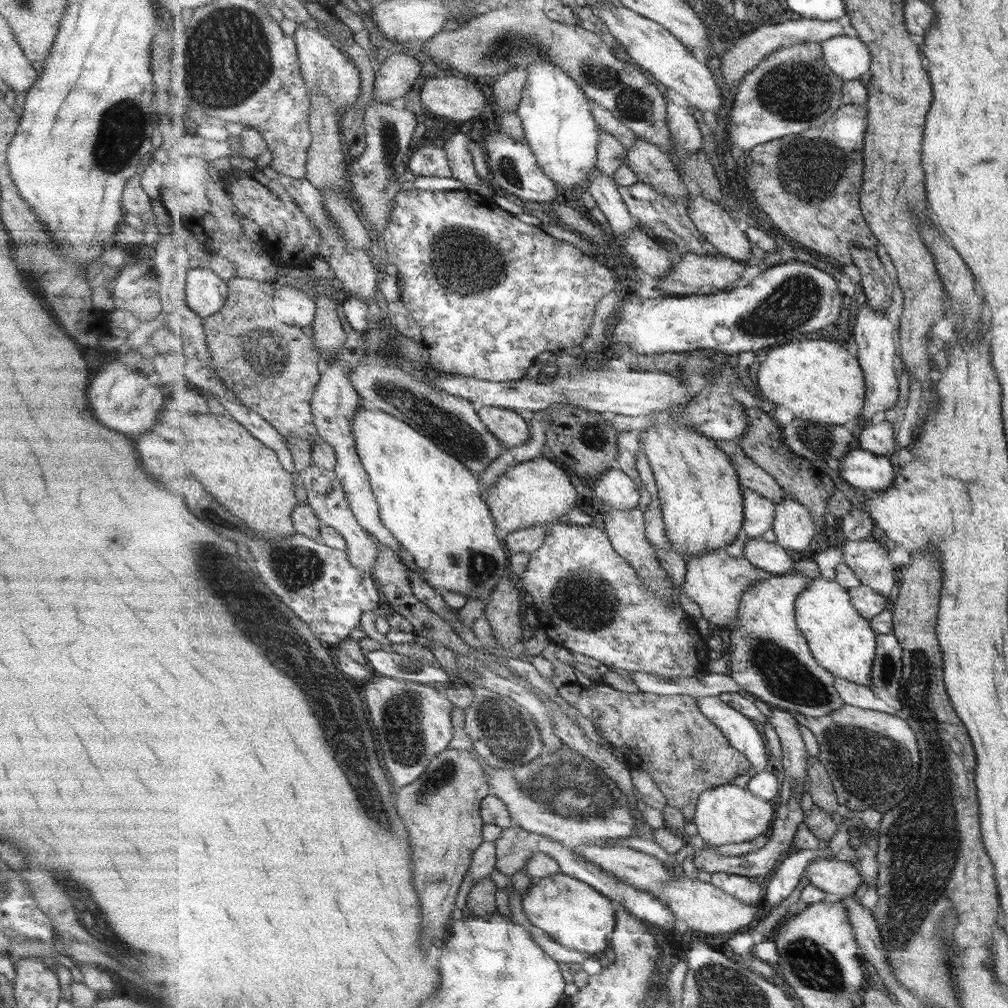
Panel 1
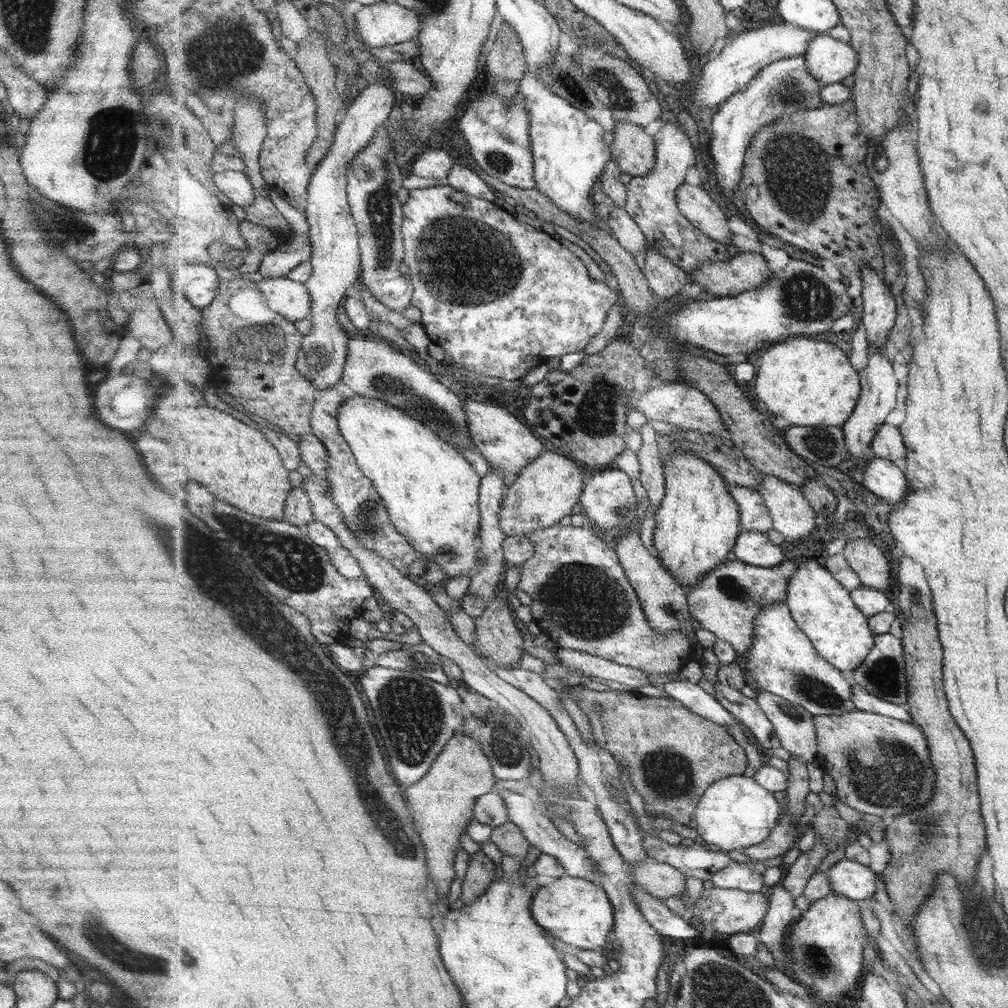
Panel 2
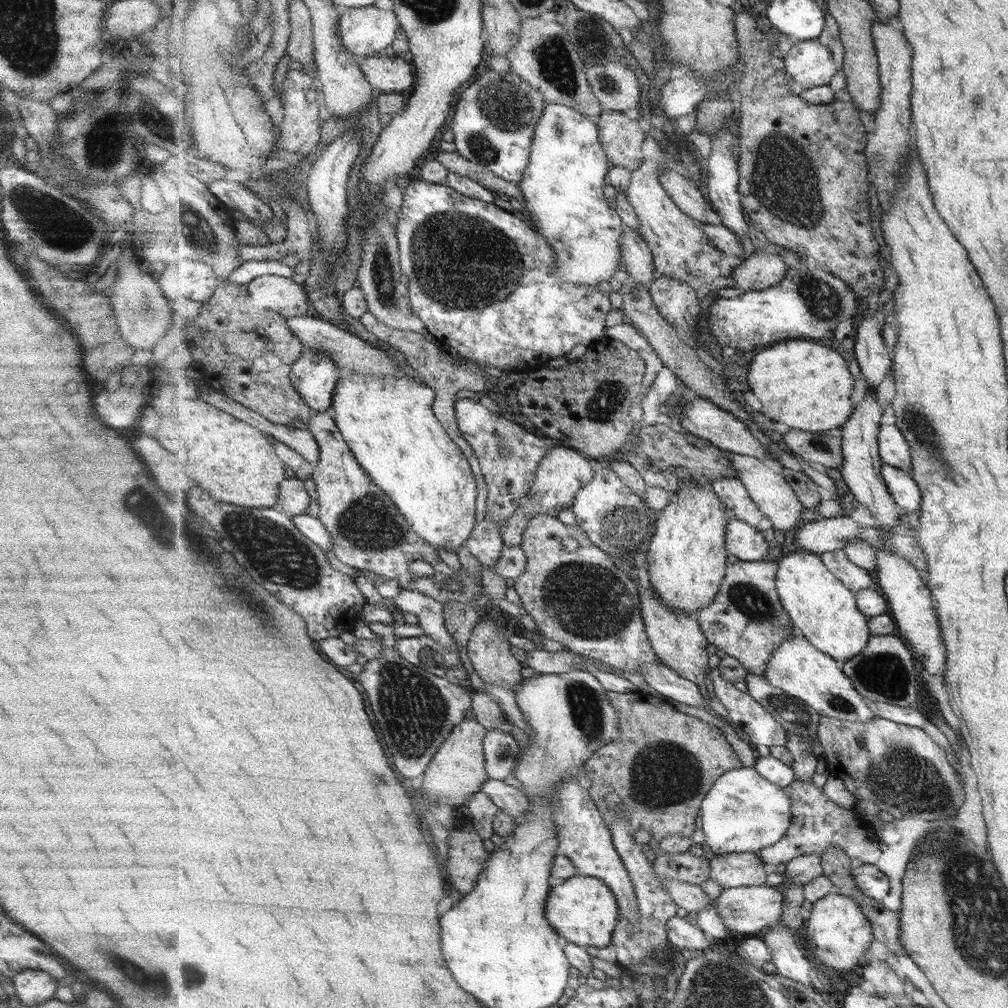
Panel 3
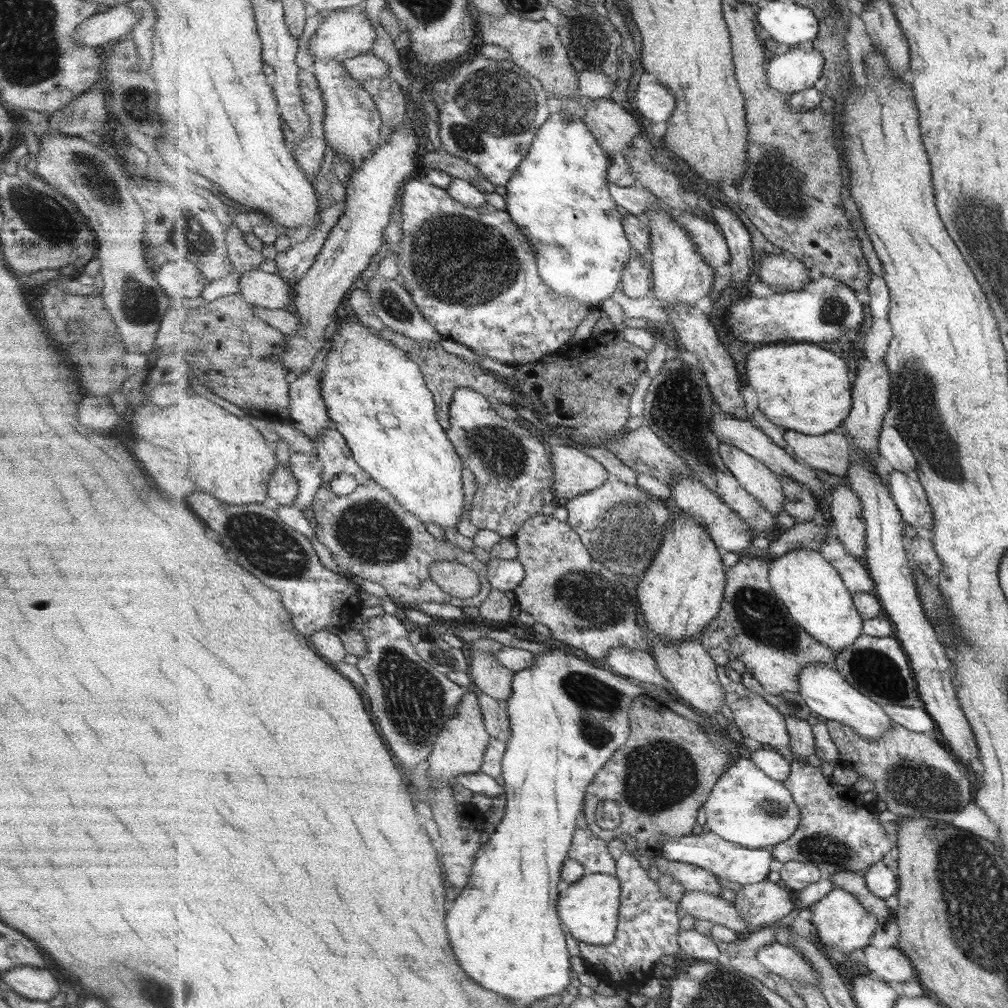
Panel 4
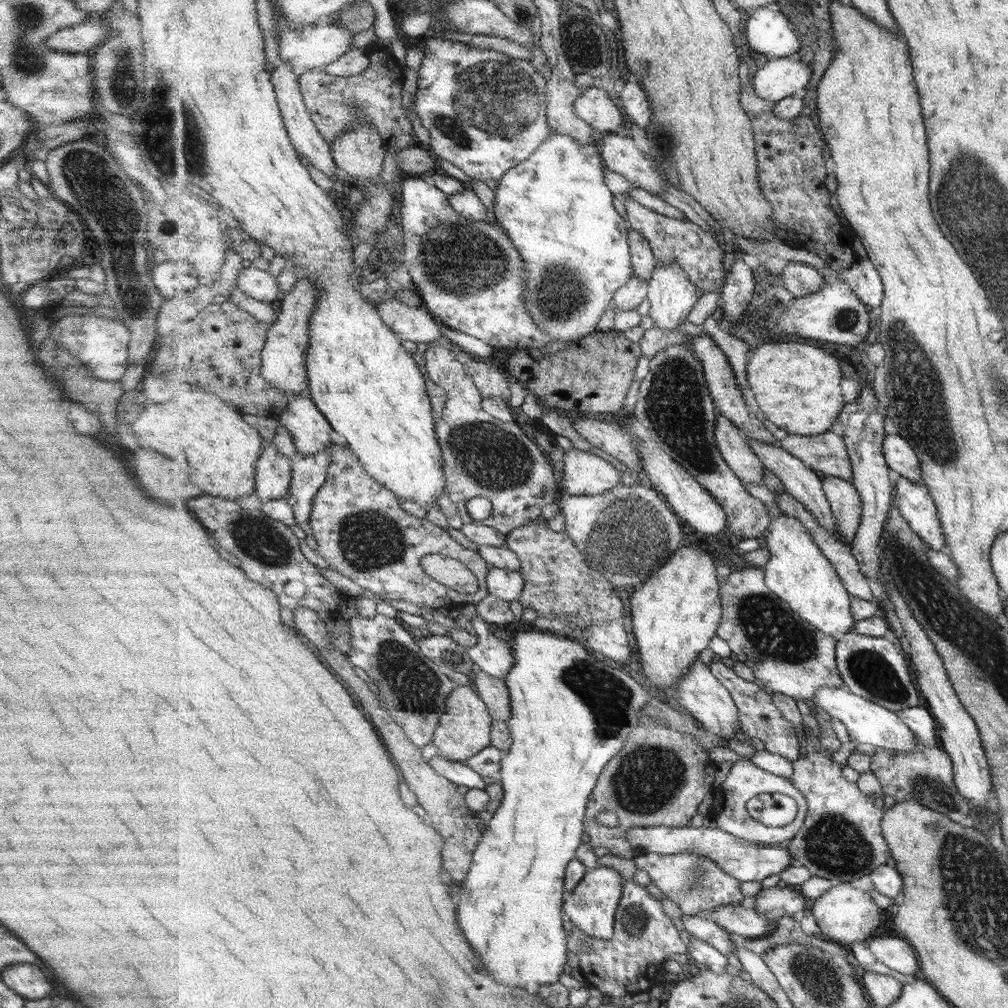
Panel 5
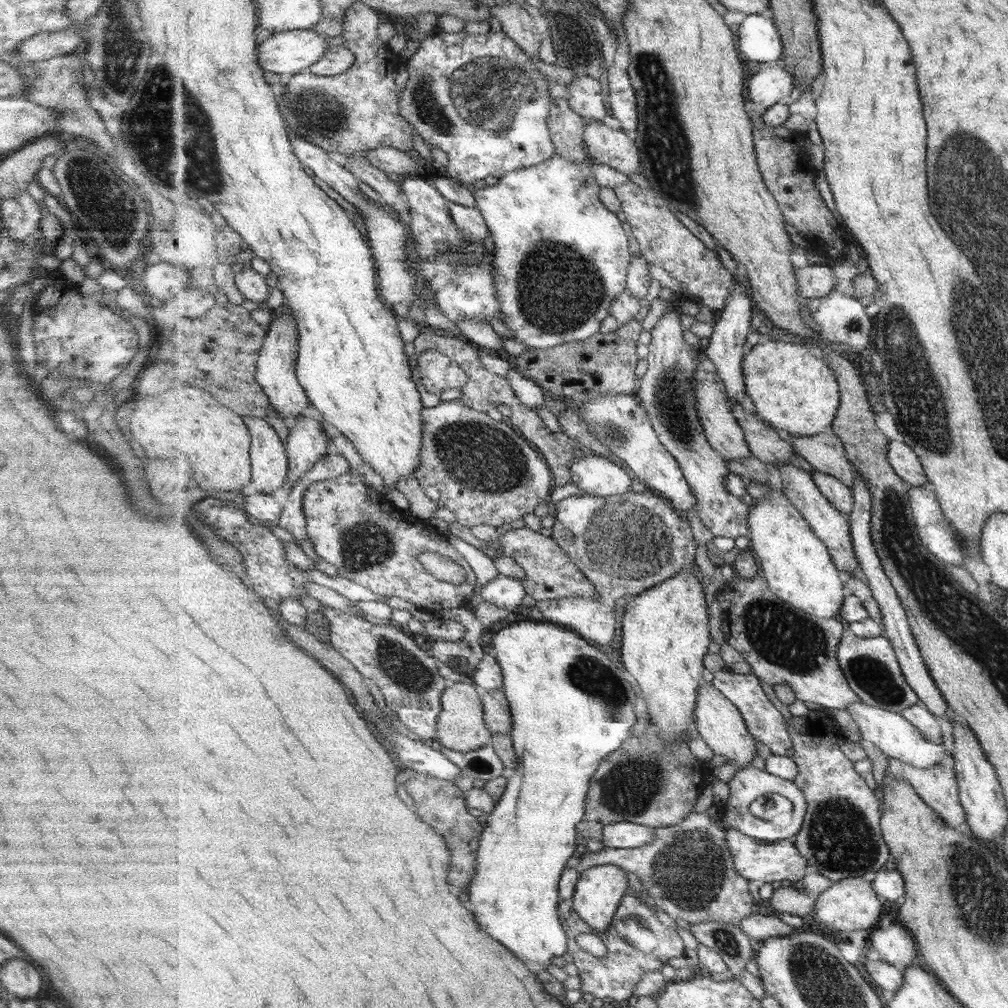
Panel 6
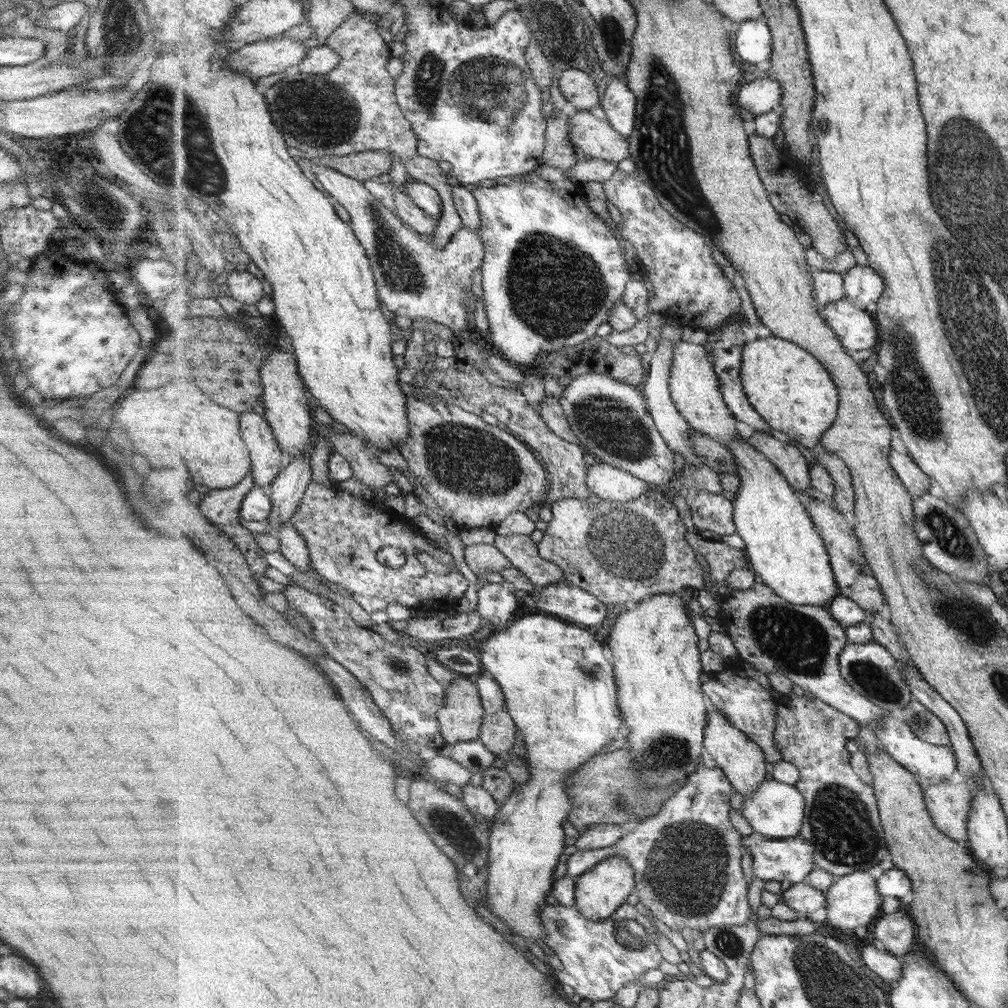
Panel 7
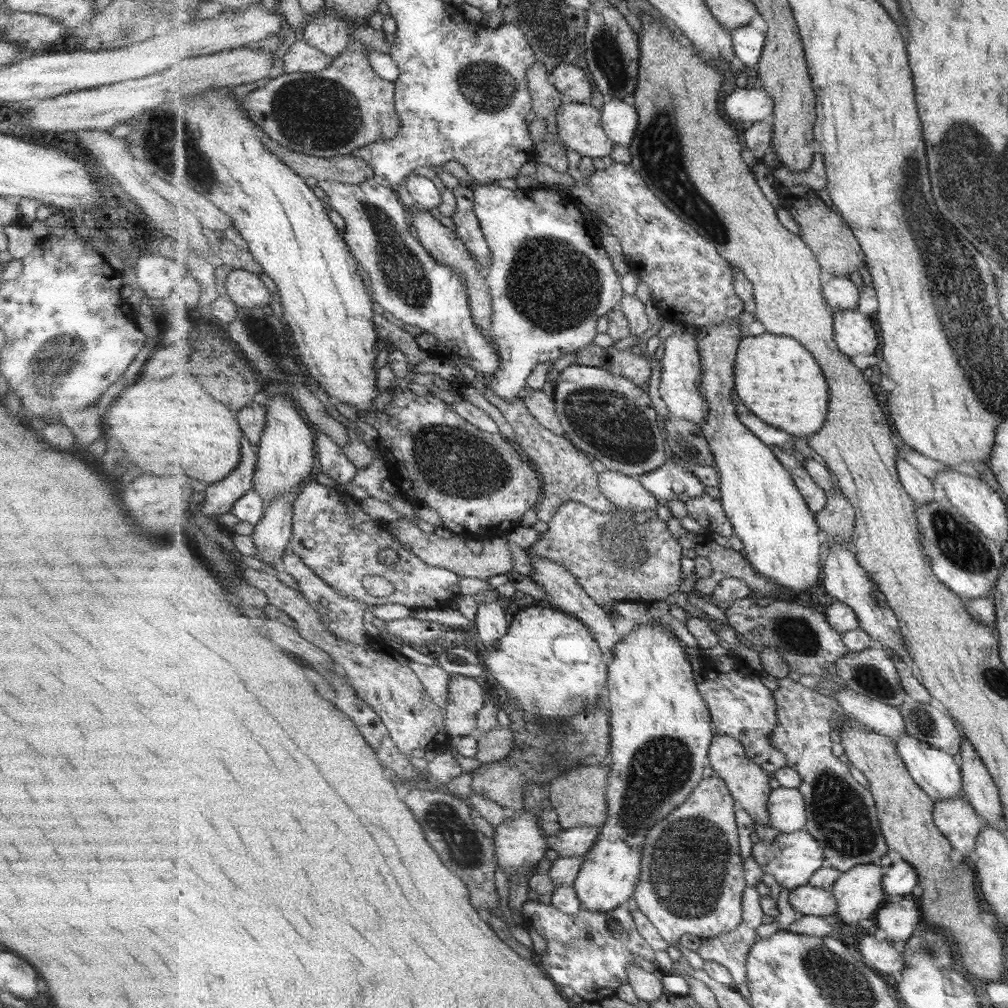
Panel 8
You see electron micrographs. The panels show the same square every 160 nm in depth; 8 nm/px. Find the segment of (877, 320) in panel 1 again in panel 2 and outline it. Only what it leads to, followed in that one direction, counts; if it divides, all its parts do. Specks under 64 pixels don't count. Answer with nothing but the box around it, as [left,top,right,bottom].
[842,346,899,468]

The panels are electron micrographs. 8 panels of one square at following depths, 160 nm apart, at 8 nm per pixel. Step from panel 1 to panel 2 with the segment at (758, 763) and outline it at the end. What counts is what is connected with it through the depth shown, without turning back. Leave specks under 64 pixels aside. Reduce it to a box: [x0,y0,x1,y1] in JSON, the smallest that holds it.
[660,679,741,727]

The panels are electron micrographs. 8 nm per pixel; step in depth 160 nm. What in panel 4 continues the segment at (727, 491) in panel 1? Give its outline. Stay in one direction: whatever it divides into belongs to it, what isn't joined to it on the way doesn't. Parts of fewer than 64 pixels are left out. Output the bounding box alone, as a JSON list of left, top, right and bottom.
[636,512,728,644]

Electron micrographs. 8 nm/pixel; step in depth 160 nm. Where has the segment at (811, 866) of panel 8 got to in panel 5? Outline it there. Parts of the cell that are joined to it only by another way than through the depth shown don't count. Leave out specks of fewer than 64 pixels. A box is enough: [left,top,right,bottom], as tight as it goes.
[628,826,797,882]

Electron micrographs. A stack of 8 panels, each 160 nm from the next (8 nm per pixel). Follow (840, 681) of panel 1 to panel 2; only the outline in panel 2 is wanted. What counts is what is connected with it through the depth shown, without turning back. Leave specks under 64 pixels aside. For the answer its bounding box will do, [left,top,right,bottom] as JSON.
[845,671,914,722]

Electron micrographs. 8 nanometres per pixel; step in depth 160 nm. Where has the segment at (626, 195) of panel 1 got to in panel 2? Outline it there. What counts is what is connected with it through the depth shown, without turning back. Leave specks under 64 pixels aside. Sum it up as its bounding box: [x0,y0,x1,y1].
[625,124,730,274]

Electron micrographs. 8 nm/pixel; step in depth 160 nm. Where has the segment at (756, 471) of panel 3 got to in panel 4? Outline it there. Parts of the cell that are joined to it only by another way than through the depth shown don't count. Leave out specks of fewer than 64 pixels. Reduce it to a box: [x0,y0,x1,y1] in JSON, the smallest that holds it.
[720,442,788,516]

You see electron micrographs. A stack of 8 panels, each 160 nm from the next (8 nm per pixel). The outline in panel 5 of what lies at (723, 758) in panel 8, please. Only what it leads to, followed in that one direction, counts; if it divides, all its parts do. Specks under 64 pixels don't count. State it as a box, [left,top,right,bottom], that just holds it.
[674,661,743,741]

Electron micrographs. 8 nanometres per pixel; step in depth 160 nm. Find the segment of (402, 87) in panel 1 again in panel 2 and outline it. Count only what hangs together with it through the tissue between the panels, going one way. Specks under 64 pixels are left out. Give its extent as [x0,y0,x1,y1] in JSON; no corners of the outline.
[296,80,397,390]

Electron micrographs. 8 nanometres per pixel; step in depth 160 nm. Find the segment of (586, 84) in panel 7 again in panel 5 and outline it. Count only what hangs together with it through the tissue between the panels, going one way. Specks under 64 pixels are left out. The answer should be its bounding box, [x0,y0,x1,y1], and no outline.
[575,88,625,134]

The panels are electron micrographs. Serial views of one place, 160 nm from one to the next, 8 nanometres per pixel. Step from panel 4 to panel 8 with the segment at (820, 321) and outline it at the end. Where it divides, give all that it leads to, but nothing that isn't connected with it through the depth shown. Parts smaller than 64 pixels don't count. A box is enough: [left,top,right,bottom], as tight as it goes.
[834,310,879,356]

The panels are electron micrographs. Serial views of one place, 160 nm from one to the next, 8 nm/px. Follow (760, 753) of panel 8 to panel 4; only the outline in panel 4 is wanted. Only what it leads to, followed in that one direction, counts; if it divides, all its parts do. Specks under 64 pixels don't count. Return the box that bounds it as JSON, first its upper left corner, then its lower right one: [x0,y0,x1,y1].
[718,665,793,758]

